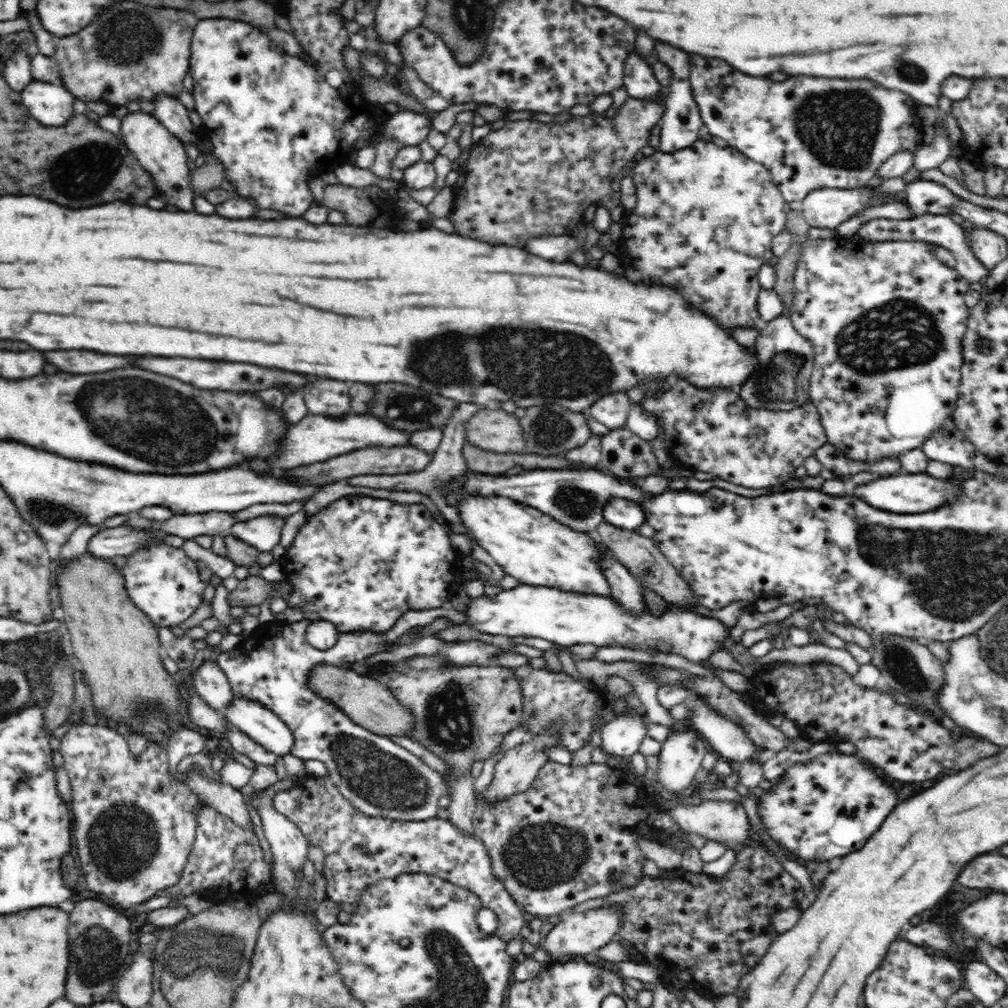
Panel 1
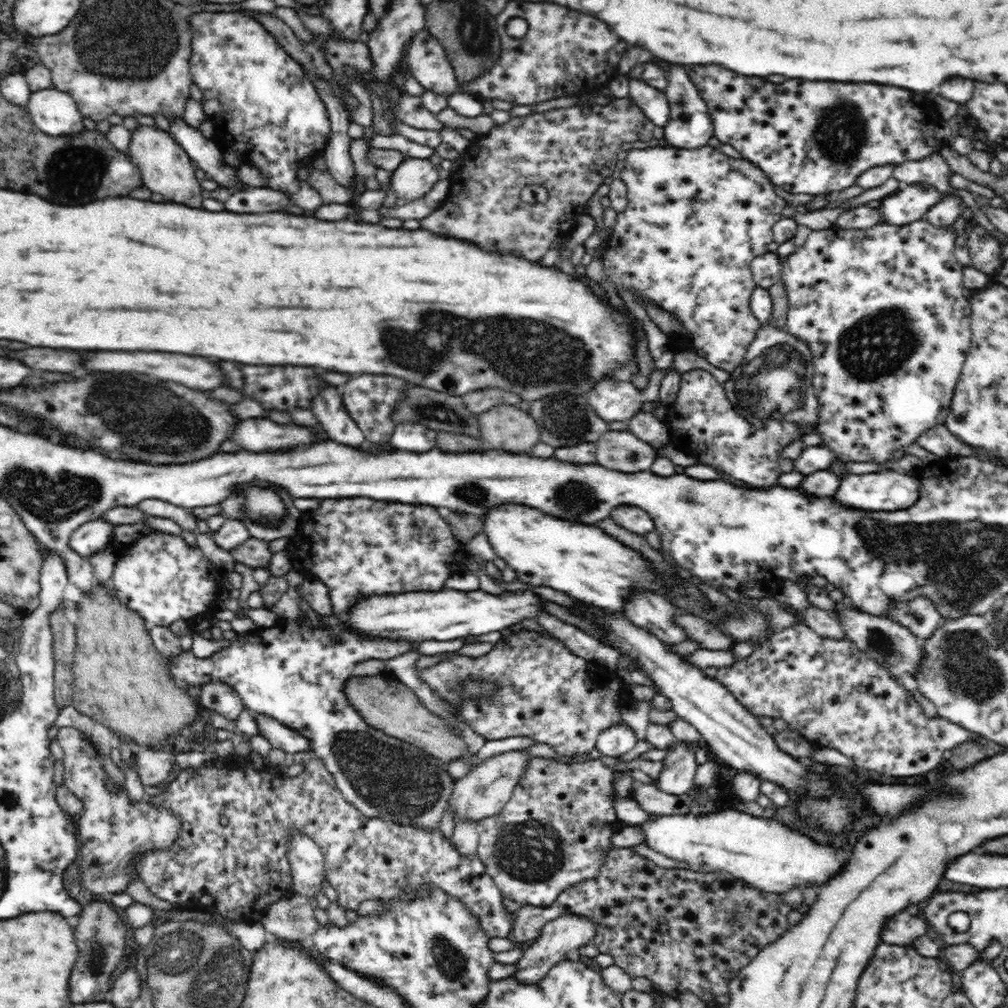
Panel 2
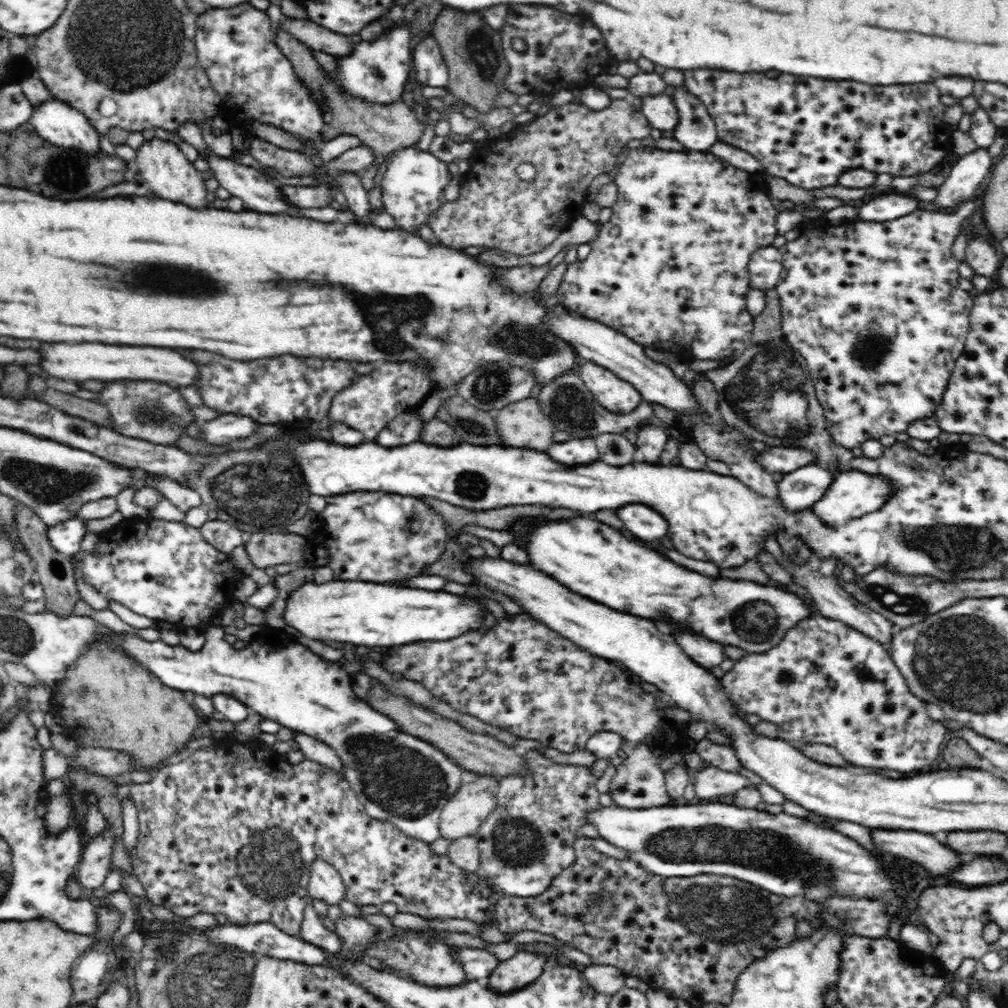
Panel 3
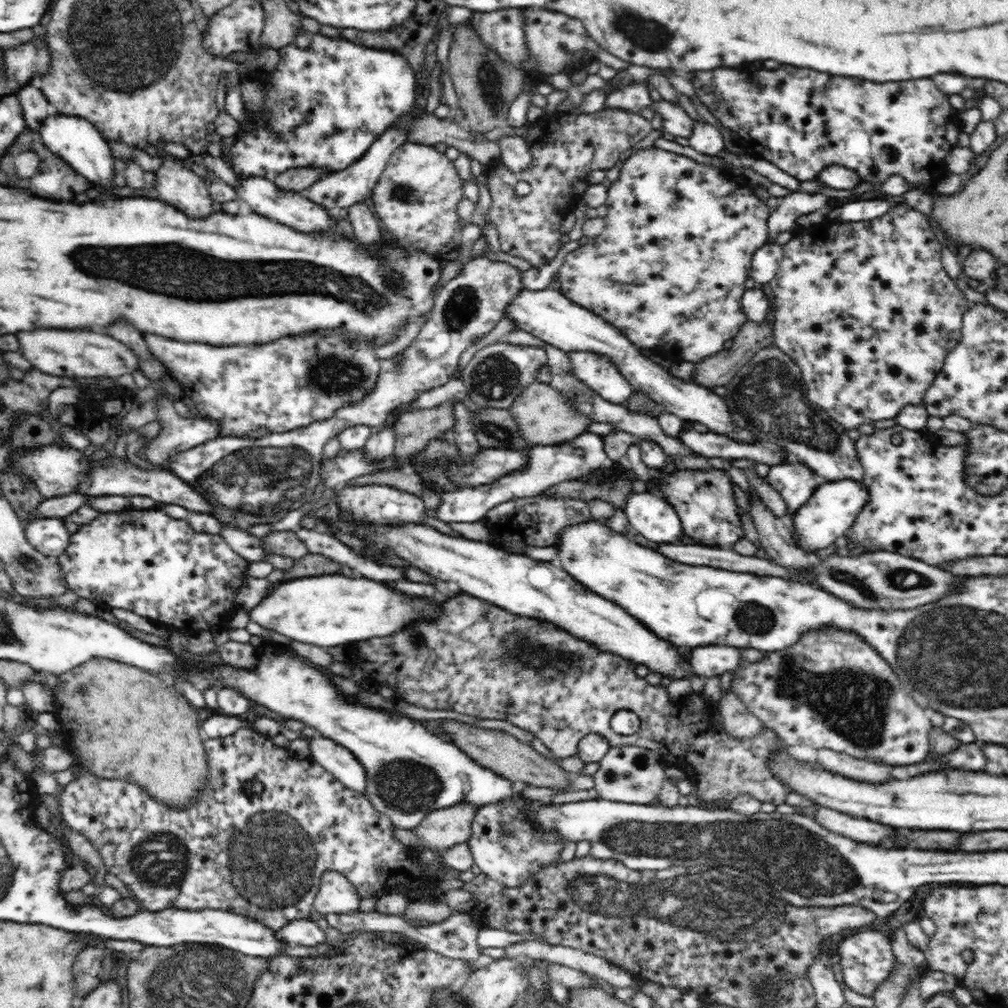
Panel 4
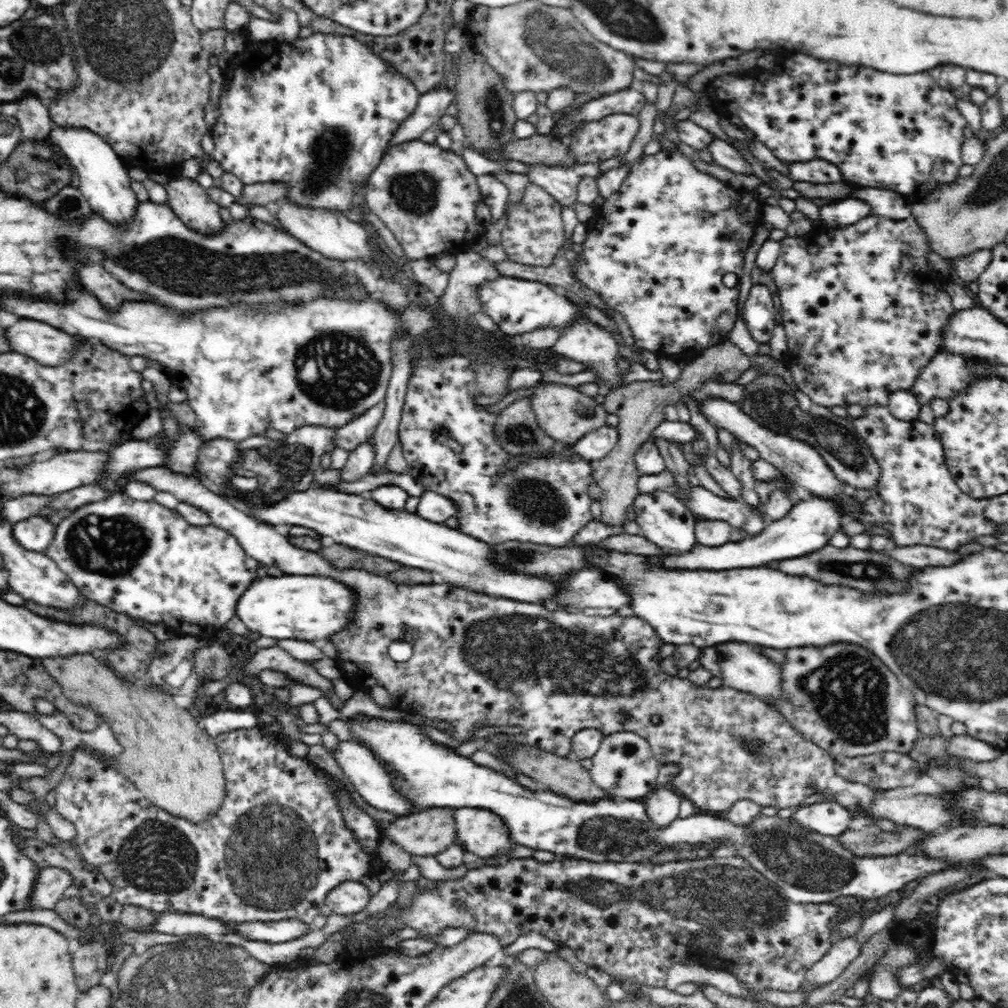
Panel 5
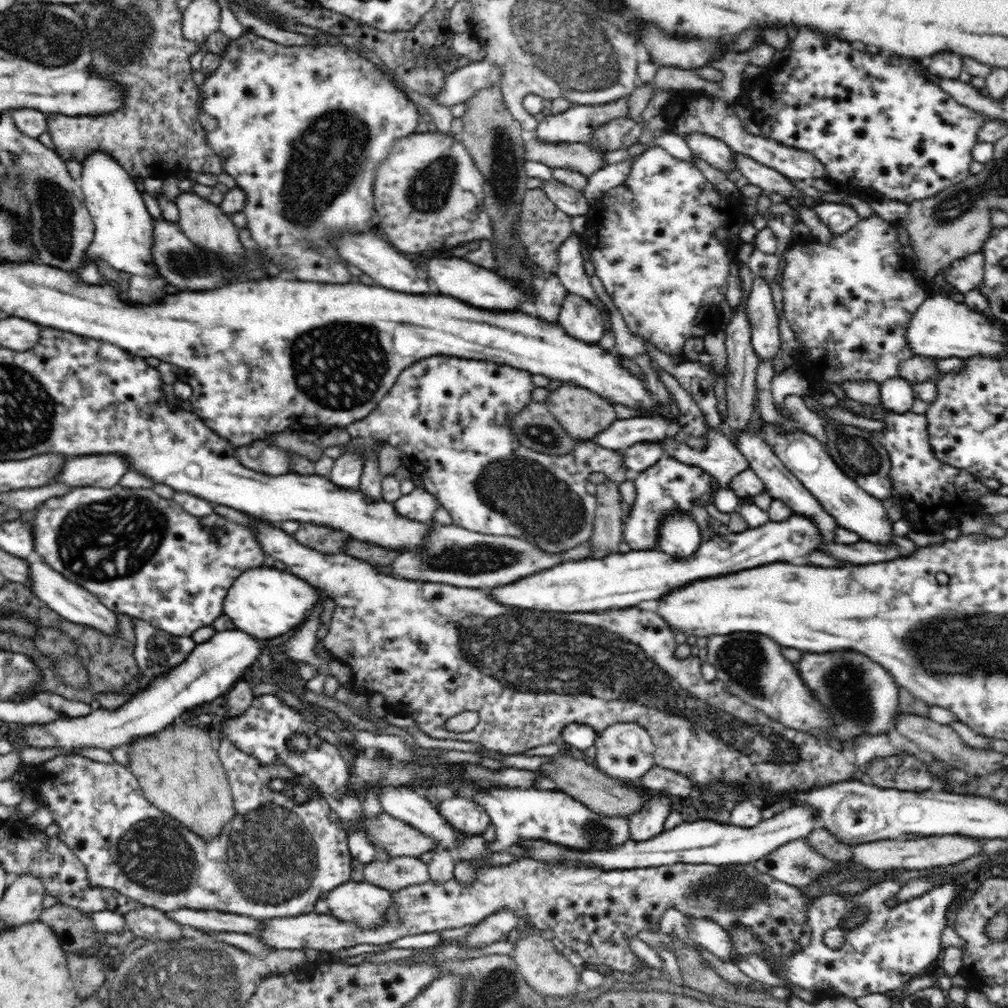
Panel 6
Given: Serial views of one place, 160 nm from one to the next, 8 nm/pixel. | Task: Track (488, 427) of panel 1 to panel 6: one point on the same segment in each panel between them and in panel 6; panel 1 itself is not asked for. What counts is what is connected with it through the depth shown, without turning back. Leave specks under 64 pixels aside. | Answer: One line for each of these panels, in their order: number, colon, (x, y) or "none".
2: (506, 427)
3: (522, 424)
4: (544, 417)
5: (565, 414)
6: (583, 414)

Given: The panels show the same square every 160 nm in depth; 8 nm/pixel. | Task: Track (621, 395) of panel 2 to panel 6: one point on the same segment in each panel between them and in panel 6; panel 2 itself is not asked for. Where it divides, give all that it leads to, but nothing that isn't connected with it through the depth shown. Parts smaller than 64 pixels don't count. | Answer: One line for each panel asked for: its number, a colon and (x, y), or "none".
3: (616, 395)
4: (597, 371)
5: (585, 342)
6: (581, 320)

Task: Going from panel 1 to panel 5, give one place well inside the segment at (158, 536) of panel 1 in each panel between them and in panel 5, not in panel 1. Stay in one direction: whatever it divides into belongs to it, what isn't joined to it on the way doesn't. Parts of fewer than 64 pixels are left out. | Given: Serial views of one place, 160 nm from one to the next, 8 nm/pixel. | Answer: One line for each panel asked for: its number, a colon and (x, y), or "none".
2: (93, 536)
3: (65, 537)
4: (51, 536)
5: (35, 533)

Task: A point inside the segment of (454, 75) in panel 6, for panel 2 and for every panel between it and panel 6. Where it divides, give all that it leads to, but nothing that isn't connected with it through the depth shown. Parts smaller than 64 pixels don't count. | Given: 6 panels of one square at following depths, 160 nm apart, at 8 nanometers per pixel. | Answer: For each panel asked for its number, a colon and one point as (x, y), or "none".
2: (253, 199)
3: (301, 196)
4: (341, 189)
5: (431, 106)

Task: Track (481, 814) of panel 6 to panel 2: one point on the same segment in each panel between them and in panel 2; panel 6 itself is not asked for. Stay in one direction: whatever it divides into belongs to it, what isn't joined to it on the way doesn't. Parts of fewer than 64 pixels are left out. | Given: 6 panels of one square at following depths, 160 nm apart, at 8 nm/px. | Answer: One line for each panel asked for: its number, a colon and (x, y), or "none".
2: (554, 832)
3: (529, 838)
4: (505, 845)
5: (482, 832)

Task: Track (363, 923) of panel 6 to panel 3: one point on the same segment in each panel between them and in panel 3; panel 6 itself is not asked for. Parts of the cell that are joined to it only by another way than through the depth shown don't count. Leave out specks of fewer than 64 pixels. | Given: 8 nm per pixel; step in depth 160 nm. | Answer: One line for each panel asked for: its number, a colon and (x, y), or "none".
3: (325, 883)
4: (336, 894)
5: (349, 897)

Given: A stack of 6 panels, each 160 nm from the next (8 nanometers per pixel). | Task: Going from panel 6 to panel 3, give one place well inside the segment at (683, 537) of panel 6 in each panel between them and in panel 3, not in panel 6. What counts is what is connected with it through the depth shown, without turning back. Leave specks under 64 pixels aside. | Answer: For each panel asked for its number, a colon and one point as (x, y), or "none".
3: (644, 523)
4: (648, 514)
5: (664, 519)

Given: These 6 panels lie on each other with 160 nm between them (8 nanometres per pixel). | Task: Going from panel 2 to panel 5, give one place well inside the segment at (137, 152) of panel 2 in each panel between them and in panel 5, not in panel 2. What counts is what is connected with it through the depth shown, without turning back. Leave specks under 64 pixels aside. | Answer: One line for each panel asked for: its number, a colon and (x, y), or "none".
3: (171, 176)
4: (183, 187)
5: (186, 198)

